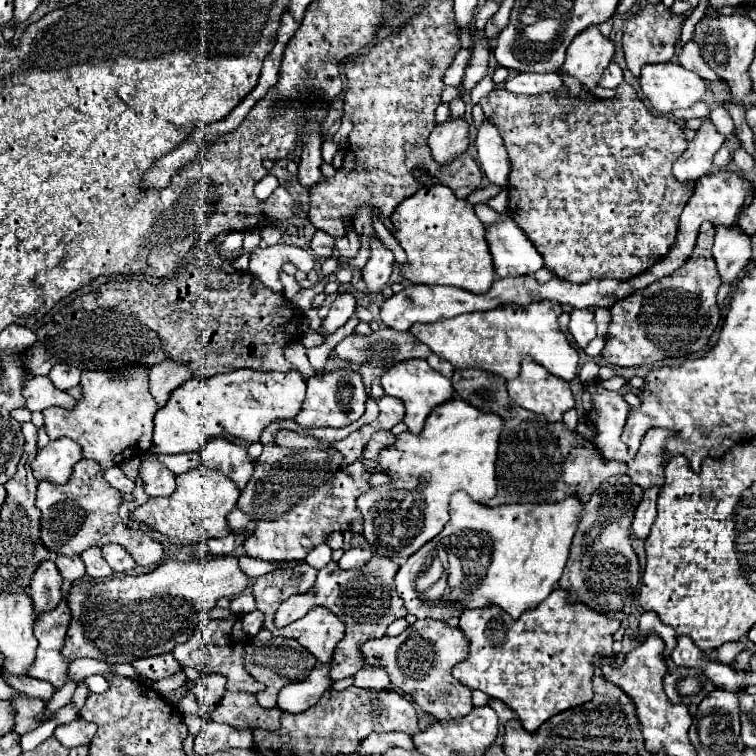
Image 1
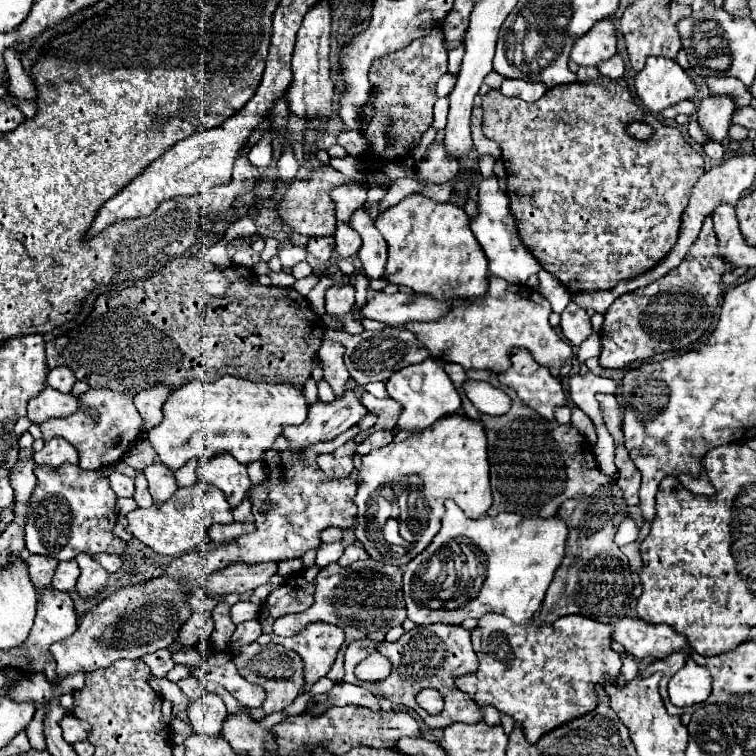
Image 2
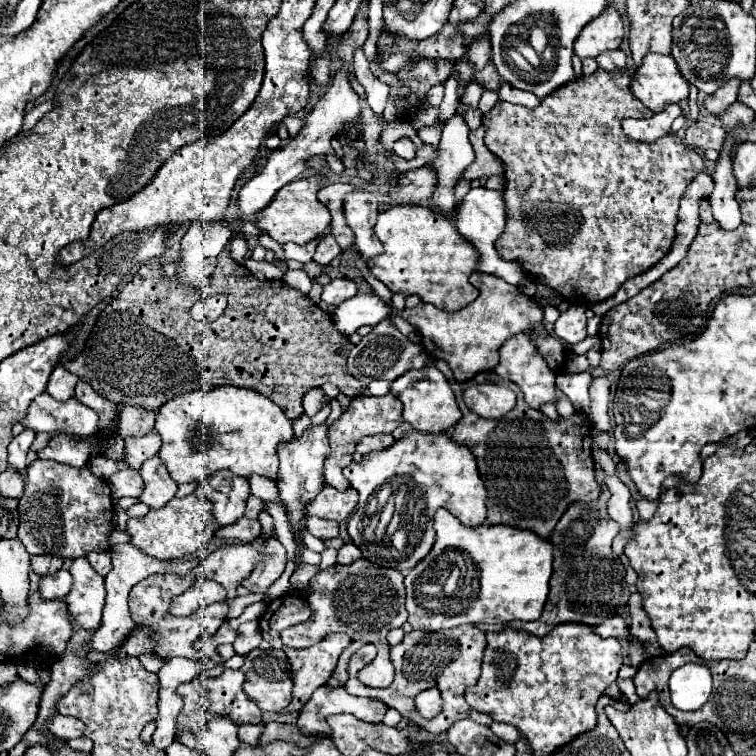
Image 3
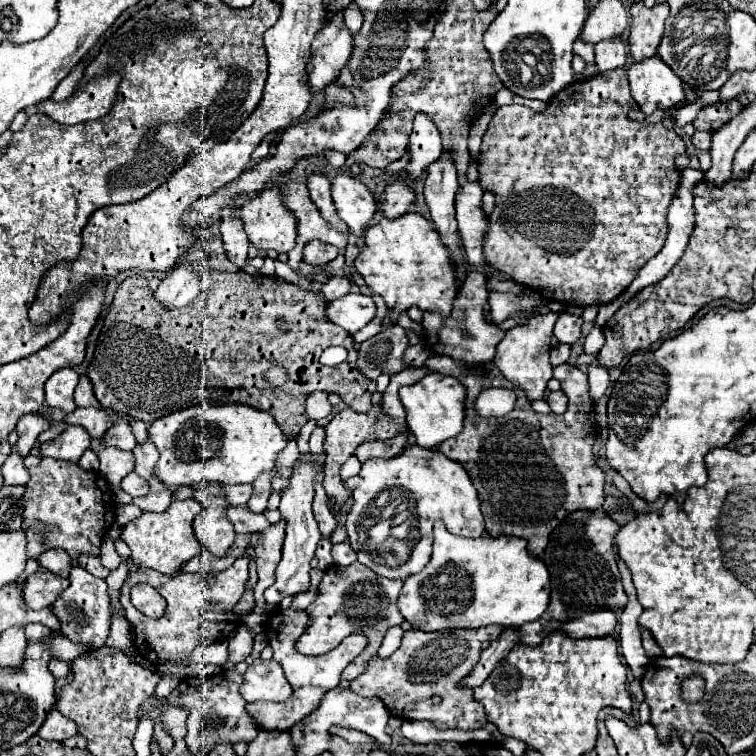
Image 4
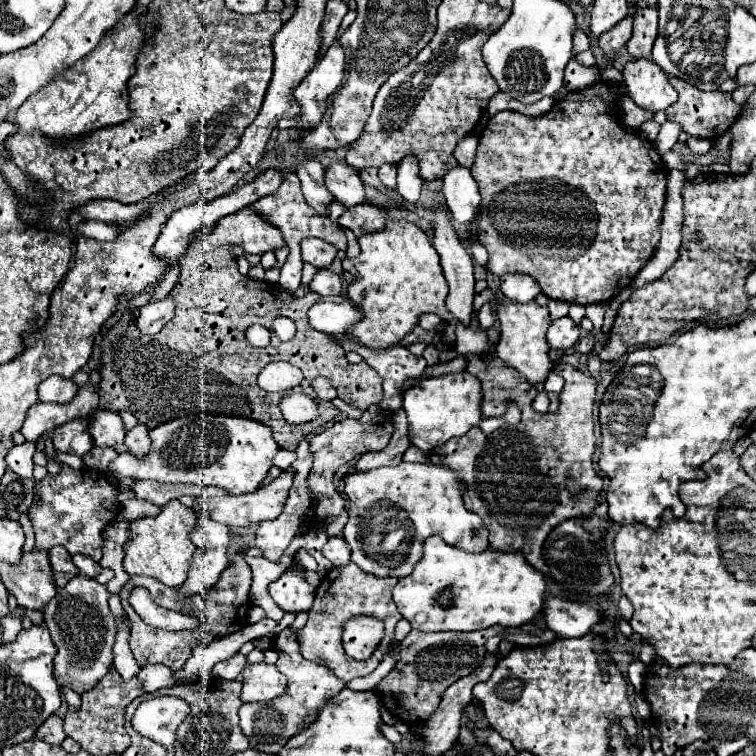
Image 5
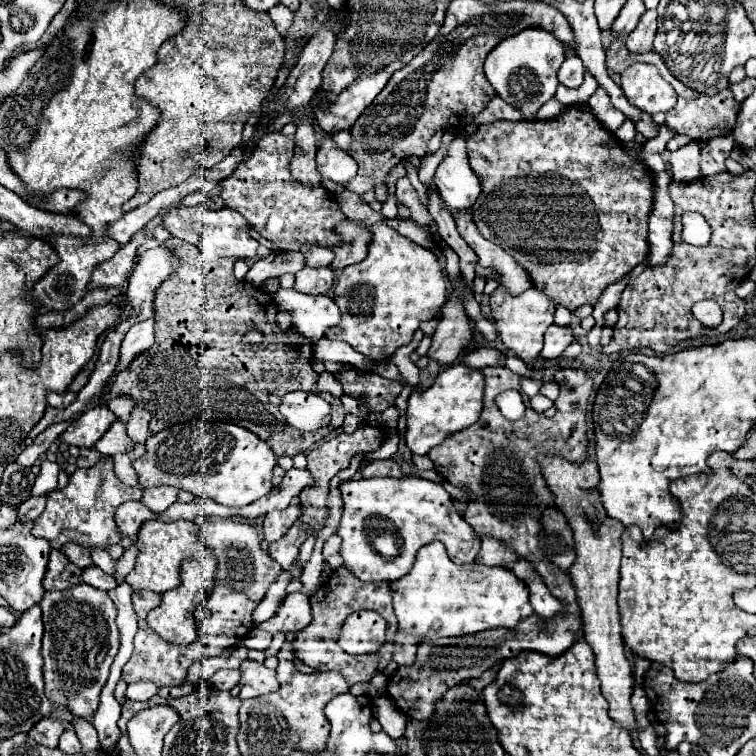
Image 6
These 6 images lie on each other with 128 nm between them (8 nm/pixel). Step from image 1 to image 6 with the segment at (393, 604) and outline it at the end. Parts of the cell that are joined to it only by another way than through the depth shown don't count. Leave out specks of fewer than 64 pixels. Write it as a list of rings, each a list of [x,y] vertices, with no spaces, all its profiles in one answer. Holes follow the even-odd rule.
[[[340,566],[320,586],[320,590],[310,598],[310,606],[312,606],[314,620],[312,620],[310,626],[306,626],[304,630],[300,630],[296,634],[296,638],[292,640],[292,650],[296,652],[296,658],[300,662],[304,662],[306,666],[310,666],[312,670],[316,670],[316,672],[328,672],[328,670],[340,672],[352,686],[352,684],[358,684],[358,682],[370,682],[370,678],[374,674],[382,672],[386,668],[386,664],[392,660],[394,634],[396,634],[396,616],[394,616],[394,608],[392,608],[392,594],[390,594],[390,584],[388,582],[362,582],[348,568]],[[360,610],[374,610],[386,620],[388,630],[386,630],[386,646],[382,646],[384,652],[380,650],[378,654],[352,656],[352,654],[346,654],[336,644],[344,620],[352,612],[360,612]]]

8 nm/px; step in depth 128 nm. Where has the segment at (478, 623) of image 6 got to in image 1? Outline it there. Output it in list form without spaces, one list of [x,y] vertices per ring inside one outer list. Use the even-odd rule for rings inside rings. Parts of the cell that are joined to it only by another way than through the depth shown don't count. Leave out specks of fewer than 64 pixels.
[[[454,492],[448,504],[450,520],[444,530],[436,536],[436,540],[430,540],[424,548],[420,548],[420,552],[412,554],[396,574],[396,590],[404,600],[408,614],[446,622],[452,616],[460,616],[464,608],[498,606],[516,620],[522,612],[536,608],[550,596],[562,576],[582,506],[584,504],[580,500],[566,498],[562,502],[546,502],[538,506],[504,504],[488,508],[472,502],[464,492]],[[440,580],[446,582],[446,590],[436,590]]]

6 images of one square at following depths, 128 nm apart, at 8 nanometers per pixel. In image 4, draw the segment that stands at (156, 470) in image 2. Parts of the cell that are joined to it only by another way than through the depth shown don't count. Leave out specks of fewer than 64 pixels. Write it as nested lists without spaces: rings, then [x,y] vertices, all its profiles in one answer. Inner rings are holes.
[[[146,440],[144,444],[136,444],[132,452],[136,456],[136,470],[154,470],[158,462],[158,450],[150,440]],[[158,480],[150,482],[150,492],[142,498],[134,498],[132,504],[144,512],[164,512],[172,502],[172,492]]]

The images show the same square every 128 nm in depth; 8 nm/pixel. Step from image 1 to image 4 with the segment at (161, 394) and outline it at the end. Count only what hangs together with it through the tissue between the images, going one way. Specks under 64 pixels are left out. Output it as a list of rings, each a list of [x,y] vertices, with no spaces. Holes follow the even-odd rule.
[[[118,416],[116,420],[118,424],[114,424],[110,428],[110,432],[104,436],[102,444],[104,446],[114,446],[118,450],[132,450],[136,440],[132,436],[132,430],[130,430],[130,424],[128,424],[128,416]]]

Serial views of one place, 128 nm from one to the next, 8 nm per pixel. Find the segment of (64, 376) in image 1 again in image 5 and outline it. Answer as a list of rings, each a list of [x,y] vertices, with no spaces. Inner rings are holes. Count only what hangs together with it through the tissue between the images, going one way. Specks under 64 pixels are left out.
[[[60,376],[46,378],[38,388],[40,402],[56,402],[56,404],[68,404],[76,396],[76,392],[78,386],[72,380]]]

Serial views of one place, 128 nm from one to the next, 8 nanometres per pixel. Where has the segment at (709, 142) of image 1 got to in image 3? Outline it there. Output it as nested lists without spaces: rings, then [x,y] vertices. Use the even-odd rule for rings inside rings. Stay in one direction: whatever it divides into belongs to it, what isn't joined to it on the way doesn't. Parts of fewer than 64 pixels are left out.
[[[732,78],[732,80],[728,80],[722,88],[718,88],[714,94],[706,96],[706,100],[704,100],[706,110],[708,110],[710,114],[714,114],[714,116],[716,116],[716,114],[722,114],[730,104],[736,102],[740,84],[742,84],[740,78]]]

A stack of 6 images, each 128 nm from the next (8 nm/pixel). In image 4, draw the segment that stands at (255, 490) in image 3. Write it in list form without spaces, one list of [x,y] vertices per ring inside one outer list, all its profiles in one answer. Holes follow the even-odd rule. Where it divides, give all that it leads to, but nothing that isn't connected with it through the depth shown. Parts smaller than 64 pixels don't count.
[[[242,484],[242,486],[224,486],[222,488],[222,492],[224,492],[224,496],[226,496],[226,500],[230,502],[230,504],[246,504],[248,500],[250,500],[250,496],[252,496],[252,484]]]

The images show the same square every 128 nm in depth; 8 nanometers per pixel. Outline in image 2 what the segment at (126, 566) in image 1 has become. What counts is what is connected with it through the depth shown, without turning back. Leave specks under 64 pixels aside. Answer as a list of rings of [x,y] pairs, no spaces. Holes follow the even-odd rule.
[[[96,554],[94,560],[110,574],[118,572],[122,568],[122,556],[116,556],[116,554]]]

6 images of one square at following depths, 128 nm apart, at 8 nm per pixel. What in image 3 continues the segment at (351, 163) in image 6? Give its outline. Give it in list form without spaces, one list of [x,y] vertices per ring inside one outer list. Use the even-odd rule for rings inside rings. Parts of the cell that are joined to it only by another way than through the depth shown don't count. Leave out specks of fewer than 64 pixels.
[[[356,190],[344,198],[344,216],[356,234],[356,246],[364,260],[374,258],[382,250],[382,242],[374,236],[378,216],[378,198],[372,192]]]

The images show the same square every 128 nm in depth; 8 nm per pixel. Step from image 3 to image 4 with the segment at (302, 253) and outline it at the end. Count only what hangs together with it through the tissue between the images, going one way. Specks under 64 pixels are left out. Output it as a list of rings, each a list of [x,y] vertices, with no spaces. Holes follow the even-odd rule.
[[[304,180],[286,182],[284,186],[280,186],[280,194],[284,206],[292,212],[292,216],[296,216],[296,226],[298,226],[296,246],[288,252],[288,266],[292,270],[298,270],[298,264],[302,262],[302,248],[312,238],[332,242],[332,246],[336,248],[344,248],[348,244],[348,234],[332,230],[332,226],[324,222],[324,218],[318,214],[316,206],[308,196],[308,188]]]

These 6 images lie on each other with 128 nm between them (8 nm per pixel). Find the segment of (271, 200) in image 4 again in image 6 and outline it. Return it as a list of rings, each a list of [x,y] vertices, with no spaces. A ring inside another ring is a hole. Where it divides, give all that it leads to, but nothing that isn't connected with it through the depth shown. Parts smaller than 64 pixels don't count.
[[[194,206],[194,208],[172,208],[170,212],[164,214],[162,218],[164,228],[178,240],[194,244],[200,252],[212,252],[222,258],[254,258],[258,250],[258,242],[248,234],[248,226],[244,216],[240,216],[234,210],[228,208],[204,208],[204,206]]]

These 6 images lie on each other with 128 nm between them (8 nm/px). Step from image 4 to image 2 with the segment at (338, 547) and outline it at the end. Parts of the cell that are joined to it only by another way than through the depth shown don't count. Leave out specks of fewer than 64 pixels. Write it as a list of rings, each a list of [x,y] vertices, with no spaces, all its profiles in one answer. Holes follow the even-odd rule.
[[[352,544],[352,546],[346,546],[346,550],[344,550],[344,554],[340,556],[338,564],[340,564],[340,566],[348,566],[348,564],[352,564],[352,562],[356,562],[356,560],[366,560],[366,558],[368,558],[366,550],[364,550],[362,546],[358,546],[358,544]]]

